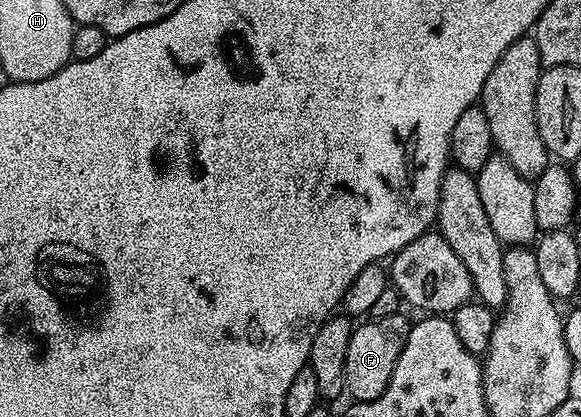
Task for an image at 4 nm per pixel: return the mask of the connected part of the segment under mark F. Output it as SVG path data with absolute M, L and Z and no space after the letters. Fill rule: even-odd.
M400 311L387 318L366 319L354 327L345 363L345 386L354 401L374 400L387 390L387 382L391 382L391 374L395 374L395 362L399 362L399 354L403 354L410 327L411 320Z

